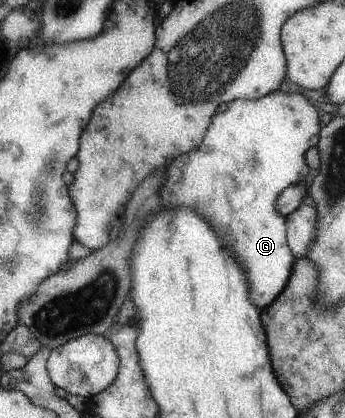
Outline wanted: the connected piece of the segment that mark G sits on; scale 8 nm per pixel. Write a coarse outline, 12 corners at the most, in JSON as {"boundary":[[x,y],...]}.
{"boundary":[[233,100],[168,163],[160,200],[226,238],[259,309],[292,274],[286,187],[318,112]]}

